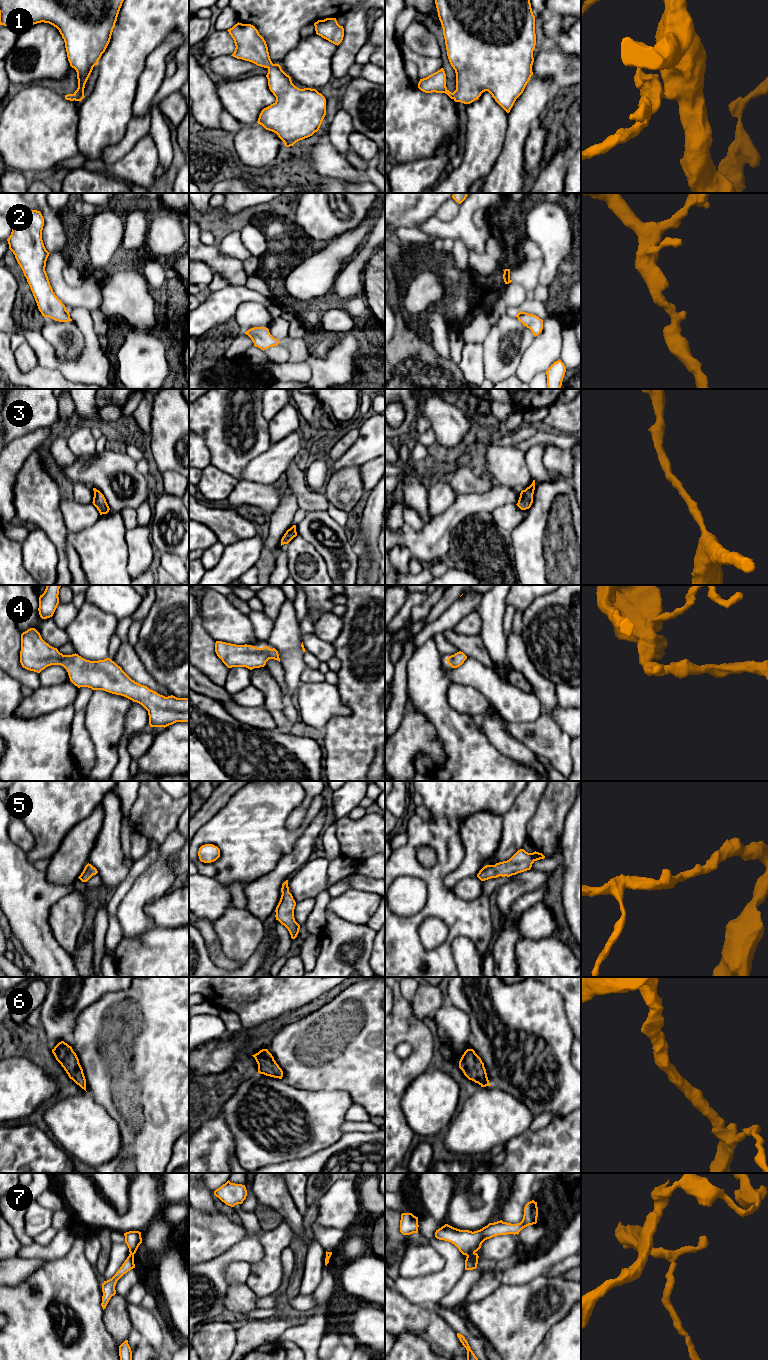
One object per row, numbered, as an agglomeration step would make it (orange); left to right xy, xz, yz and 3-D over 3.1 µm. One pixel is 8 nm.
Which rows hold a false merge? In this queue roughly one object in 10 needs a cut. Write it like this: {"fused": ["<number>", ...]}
{"fused": ["7"]}

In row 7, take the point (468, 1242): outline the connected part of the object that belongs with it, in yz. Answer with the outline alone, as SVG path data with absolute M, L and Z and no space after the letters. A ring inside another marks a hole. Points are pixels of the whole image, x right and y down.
M534 1200L528 1202L524 1207L523 1219L520 1223L511 1224L502 1220L489 1223L477 1231L460 1230L448 1224L445 1224L435 1232L435 1237L454 1244L459 1251L468 1256L477 1252L482 1243L492 1237L507 1234L519 1234L519 1232L529 1226L537 1223L538 1207Z

